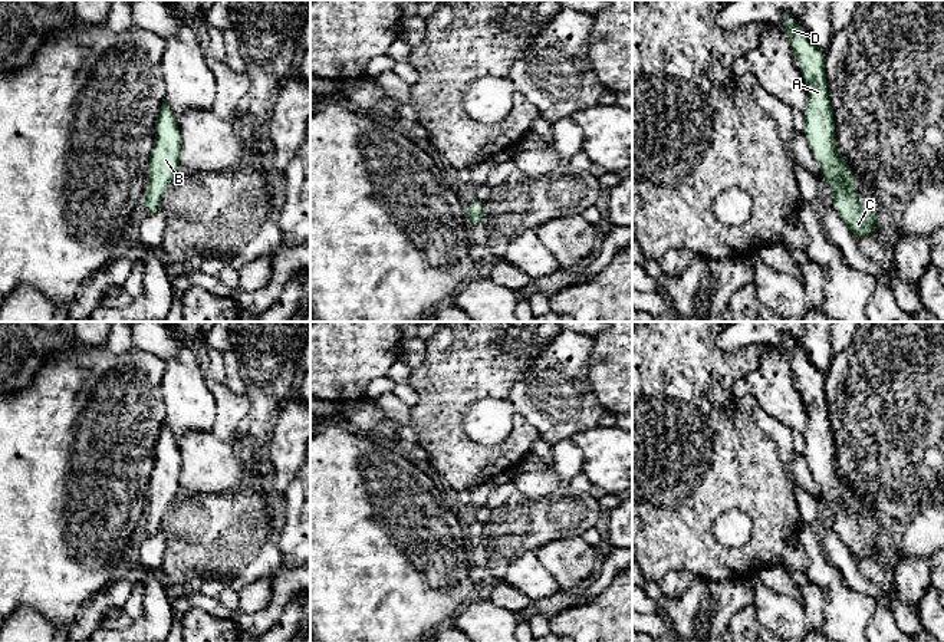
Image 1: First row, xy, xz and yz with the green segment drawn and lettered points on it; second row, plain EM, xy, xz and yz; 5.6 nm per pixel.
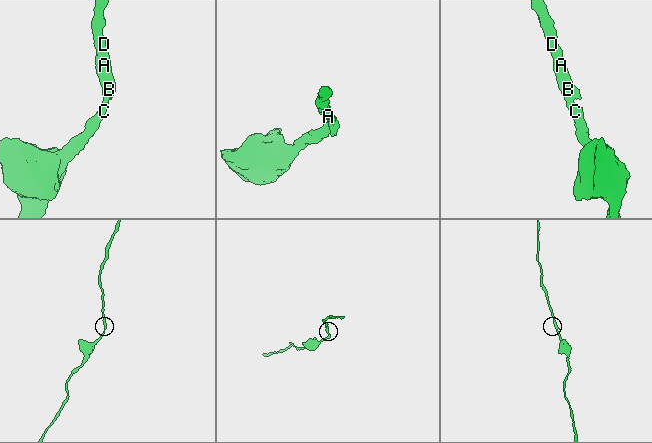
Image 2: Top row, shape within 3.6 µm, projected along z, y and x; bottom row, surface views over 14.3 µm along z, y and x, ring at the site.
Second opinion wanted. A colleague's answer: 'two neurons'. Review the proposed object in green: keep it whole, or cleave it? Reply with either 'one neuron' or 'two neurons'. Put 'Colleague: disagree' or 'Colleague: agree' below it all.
one neuron
Colleague: disagree

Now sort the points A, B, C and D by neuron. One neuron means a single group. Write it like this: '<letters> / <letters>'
A B C D

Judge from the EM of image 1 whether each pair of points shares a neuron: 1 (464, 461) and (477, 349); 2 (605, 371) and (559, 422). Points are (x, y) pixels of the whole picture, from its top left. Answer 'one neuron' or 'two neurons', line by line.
1: one neuron
2: two neurons

